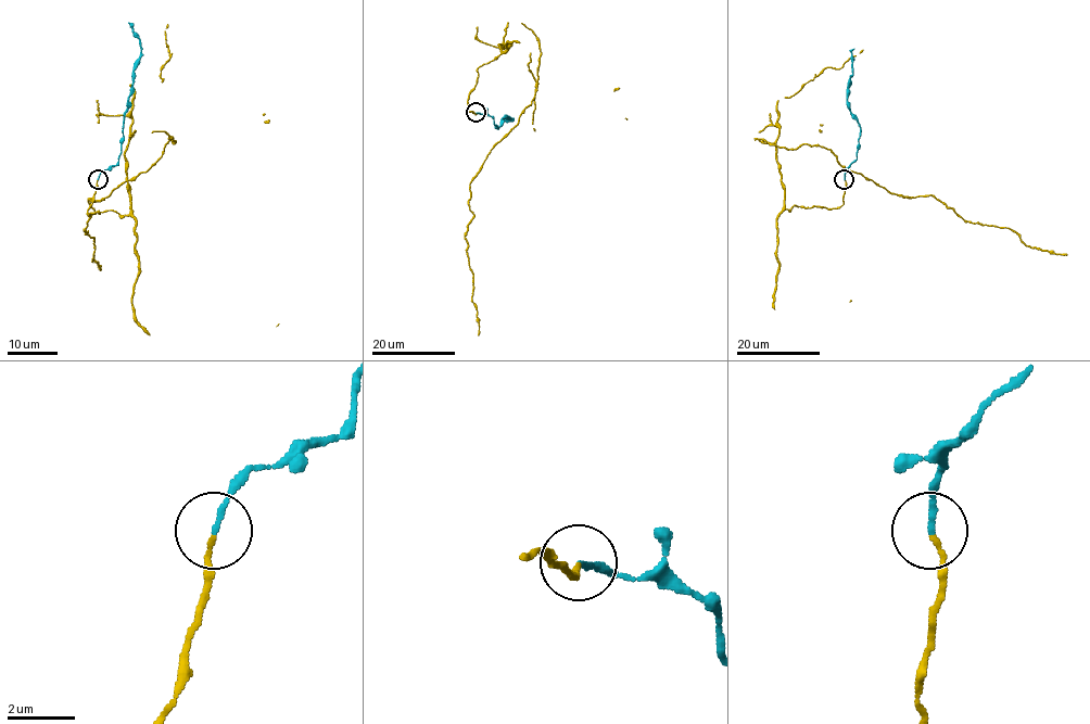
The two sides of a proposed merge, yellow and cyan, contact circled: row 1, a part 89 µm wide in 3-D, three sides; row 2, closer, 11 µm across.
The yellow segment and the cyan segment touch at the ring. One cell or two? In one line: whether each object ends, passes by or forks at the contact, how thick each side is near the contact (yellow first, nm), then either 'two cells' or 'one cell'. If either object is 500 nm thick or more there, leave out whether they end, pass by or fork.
yellow ends; cyan ends; calibres 130 and 170 nm; one cell

